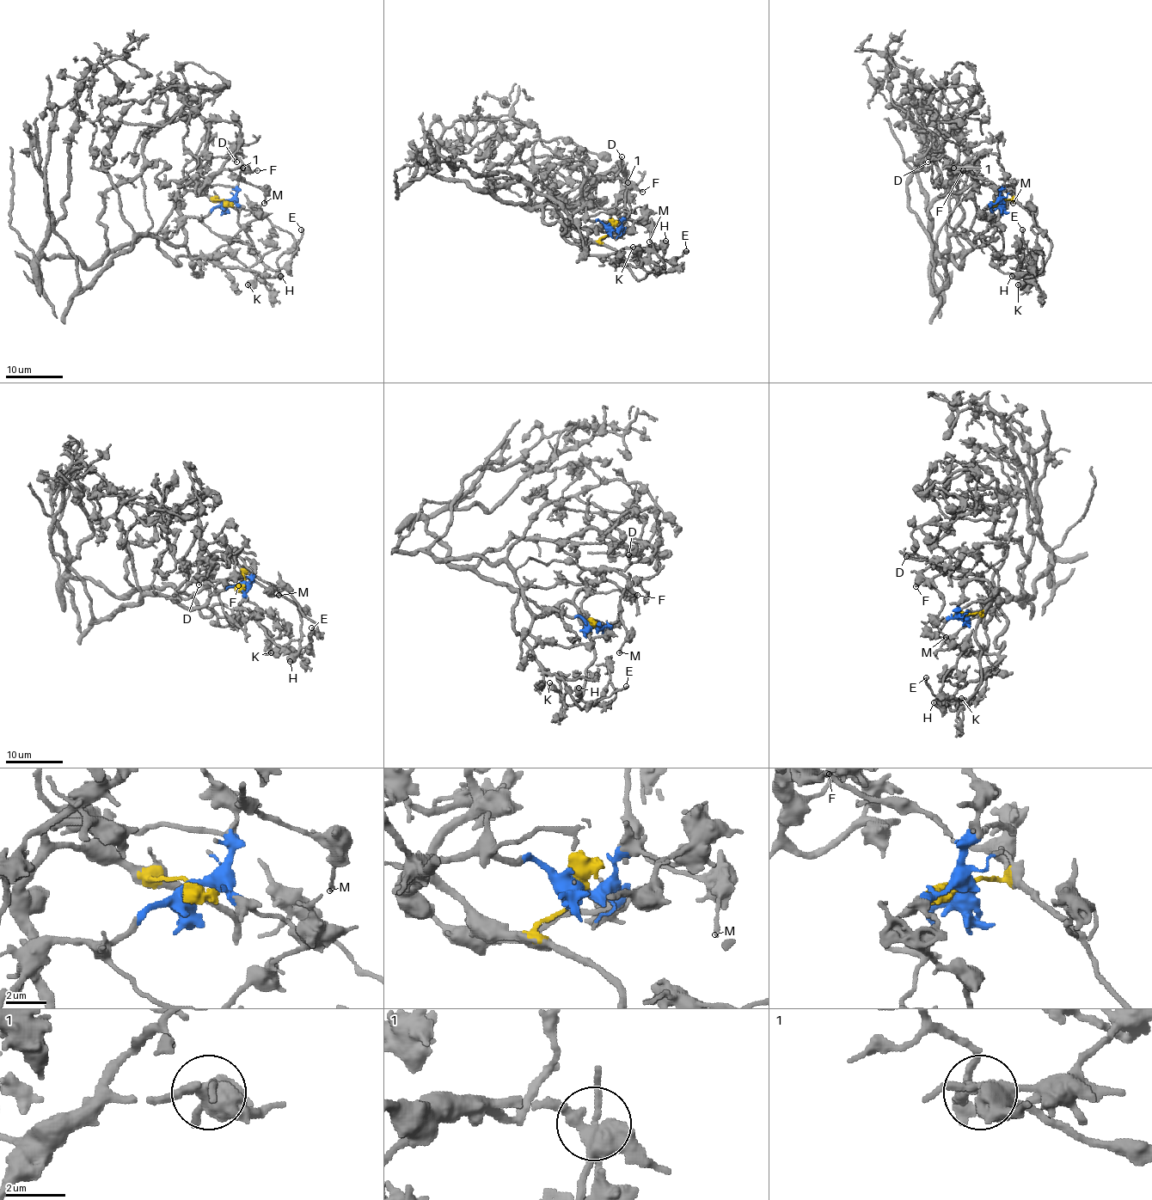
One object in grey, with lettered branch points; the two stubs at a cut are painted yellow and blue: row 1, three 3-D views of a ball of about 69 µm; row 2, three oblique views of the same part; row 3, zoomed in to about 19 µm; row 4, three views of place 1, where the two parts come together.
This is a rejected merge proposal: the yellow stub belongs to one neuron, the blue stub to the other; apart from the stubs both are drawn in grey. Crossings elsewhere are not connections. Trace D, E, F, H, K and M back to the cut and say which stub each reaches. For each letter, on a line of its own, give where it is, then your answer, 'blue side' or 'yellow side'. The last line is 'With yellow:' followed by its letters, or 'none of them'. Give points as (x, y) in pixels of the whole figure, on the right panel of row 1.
D: place (928, 162); yellow side
E: place (1022, 229); yellow side
F: place (963, 170); yellow side
H: place (1012, 276); yellow side
K: place (1018, 284); yellow side
M: place (1013, 203); yellow side
With yellow: D, E, F, H, K, M

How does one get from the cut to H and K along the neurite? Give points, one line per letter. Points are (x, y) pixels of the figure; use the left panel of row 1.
H: (227, 202), (215, 199), (229, 204), (238, 212), (238, 223), (253, 241), (258, 256), (281, 276)
K: (227, 202), (215, 199), (229, 204), (238, 212), (238, 223), (253, 241), (264, 265), (264, 272), (248, 284)

